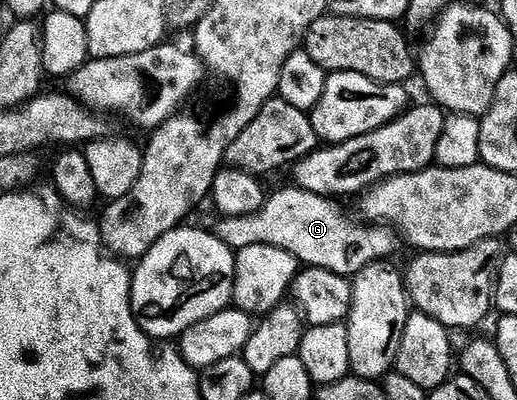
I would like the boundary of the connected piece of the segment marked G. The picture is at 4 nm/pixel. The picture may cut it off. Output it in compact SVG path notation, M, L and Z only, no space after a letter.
M296 186L281 188L277 193L266 199L264 207L251 216L221 216L218 219L215 235L219 237L228 248L238 249L243 246L275 246L279 250L287 250L305 268L322 268L331 270L340 276L354 277L361 273L367 266L388 261L389 256L397 252L399 236L392 227L370 226L368 223L356 224L343 209L336 199L320 196Z

